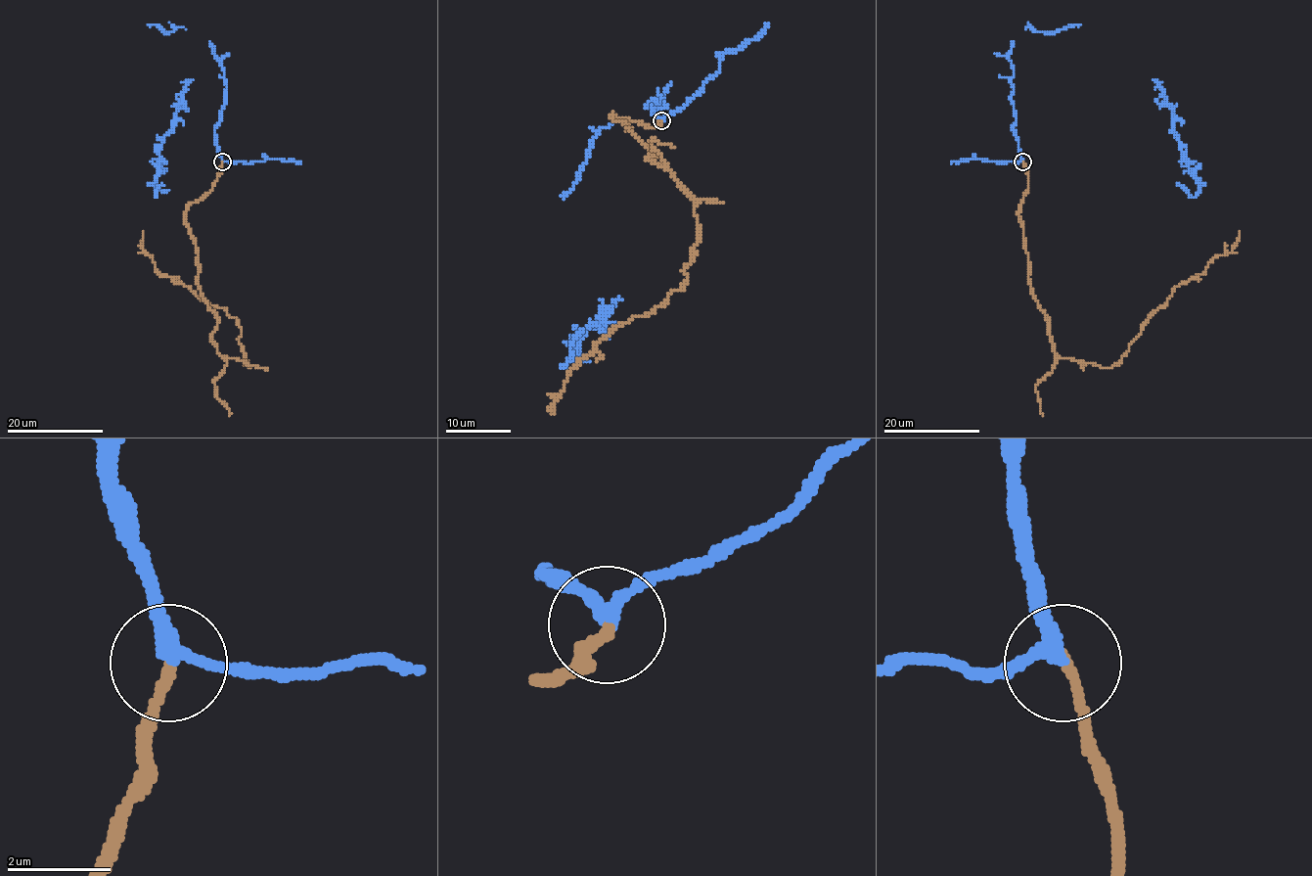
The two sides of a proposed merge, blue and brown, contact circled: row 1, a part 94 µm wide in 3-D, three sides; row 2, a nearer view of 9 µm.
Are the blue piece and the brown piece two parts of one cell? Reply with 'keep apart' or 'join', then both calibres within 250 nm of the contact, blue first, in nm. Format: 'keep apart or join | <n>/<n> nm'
join | 280/200 nm

